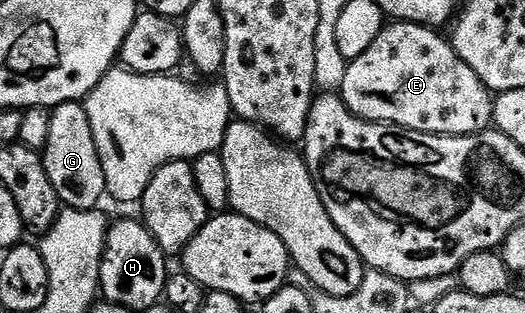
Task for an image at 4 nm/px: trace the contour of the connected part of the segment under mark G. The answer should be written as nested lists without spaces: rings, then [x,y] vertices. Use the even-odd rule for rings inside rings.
[[[67,101],[51,109],[49,139],[42,158],[50,182],[66,208],[91,210],[101,205],[100,201],[104,200],[107,192],[104,168],[101,167],[87,109],[82,102]]]

